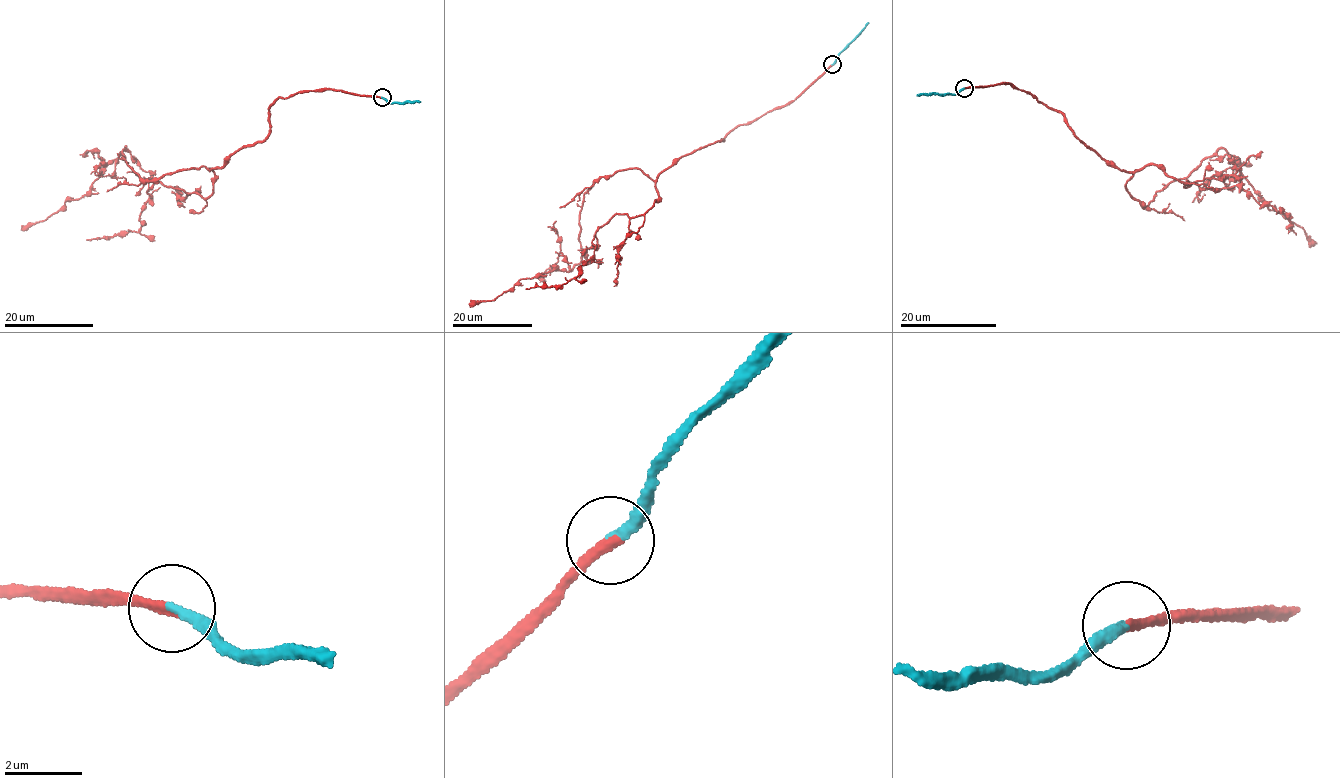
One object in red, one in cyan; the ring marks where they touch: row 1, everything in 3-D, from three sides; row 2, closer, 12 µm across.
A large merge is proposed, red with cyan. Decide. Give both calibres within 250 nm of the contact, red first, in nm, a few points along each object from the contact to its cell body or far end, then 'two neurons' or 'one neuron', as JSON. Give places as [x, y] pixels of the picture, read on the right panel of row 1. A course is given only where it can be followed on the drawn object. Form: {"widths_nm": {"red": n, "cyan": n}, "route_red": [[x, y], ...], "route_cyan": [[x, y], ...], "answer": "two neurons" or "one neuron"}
{"widths_nm": {"red": 280, "cyan": 240}, "route_red": [[964, 87], [1004, 81], [1059, 112], [1090, 149], [1136, 170], [1125, 185], [1143, 208], [1225, 149], [1314, 246]], "route_cyan": [[964, 87], [953, 93], [917, 95]], "answer": "one neuron"}

